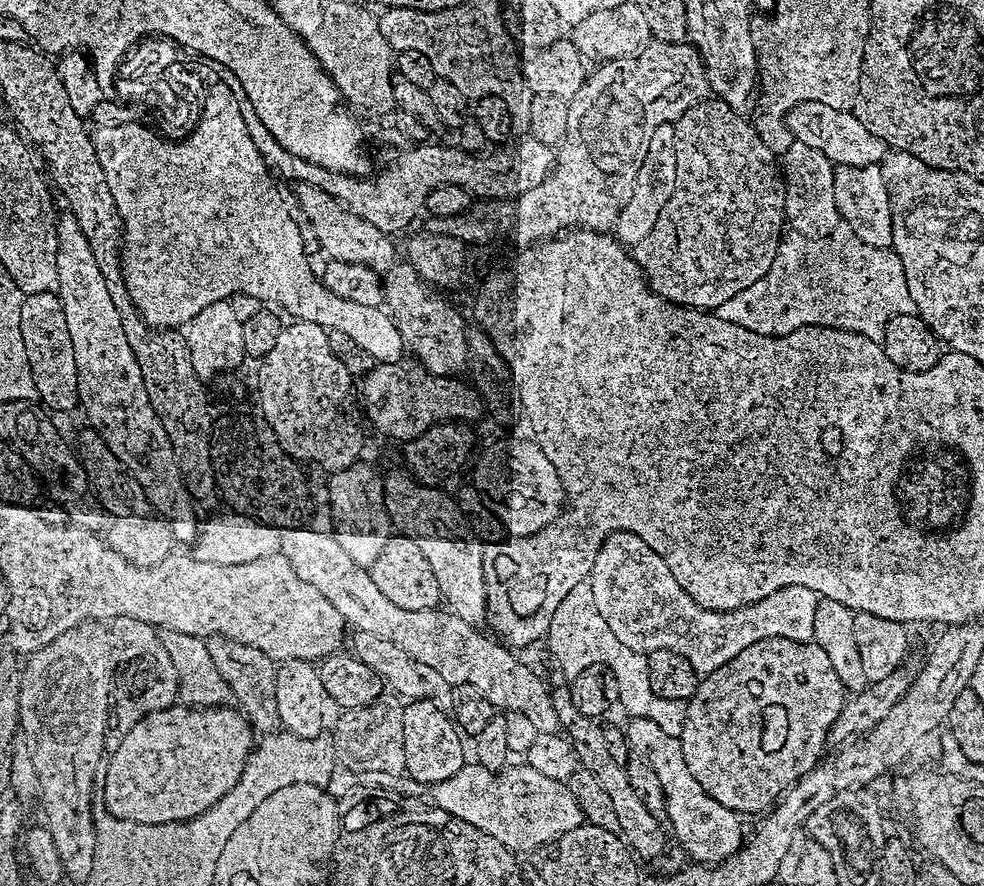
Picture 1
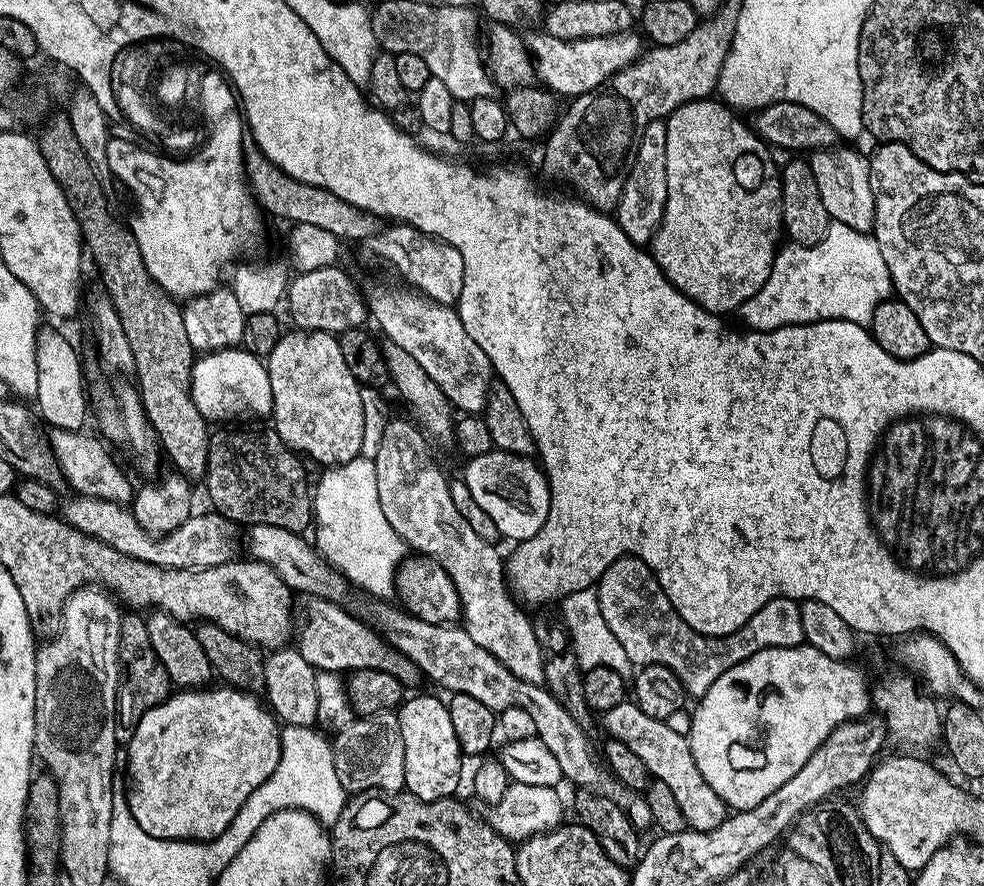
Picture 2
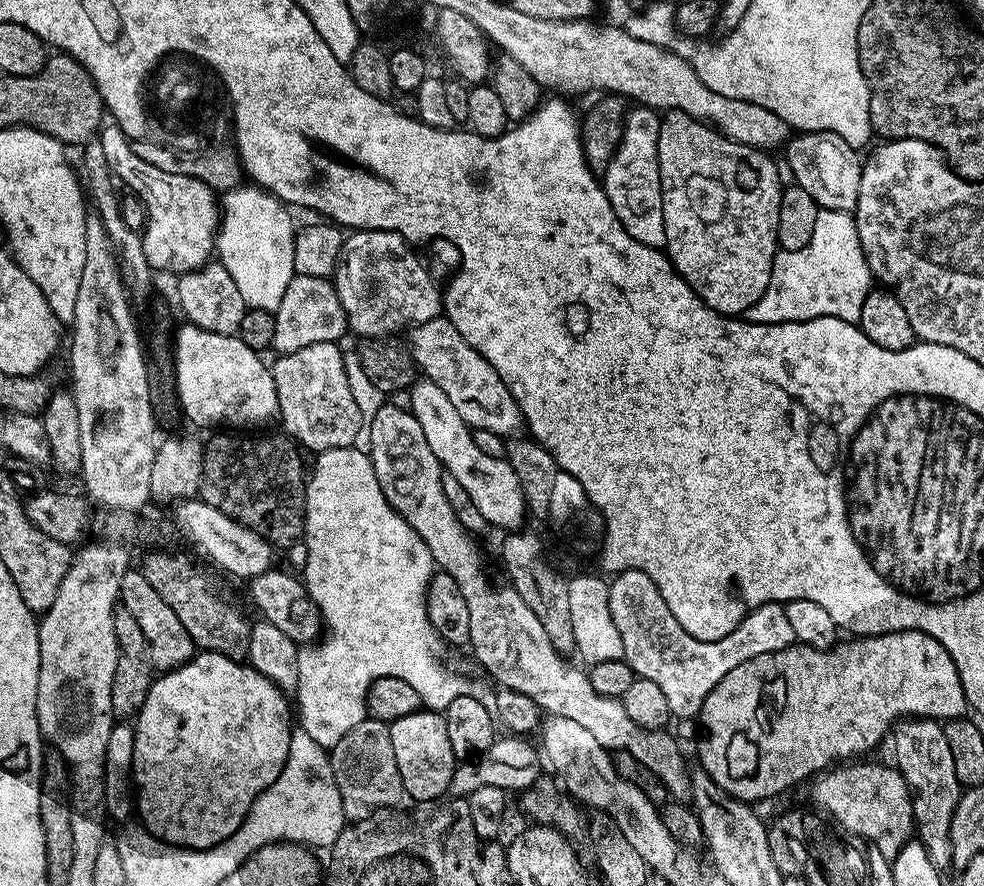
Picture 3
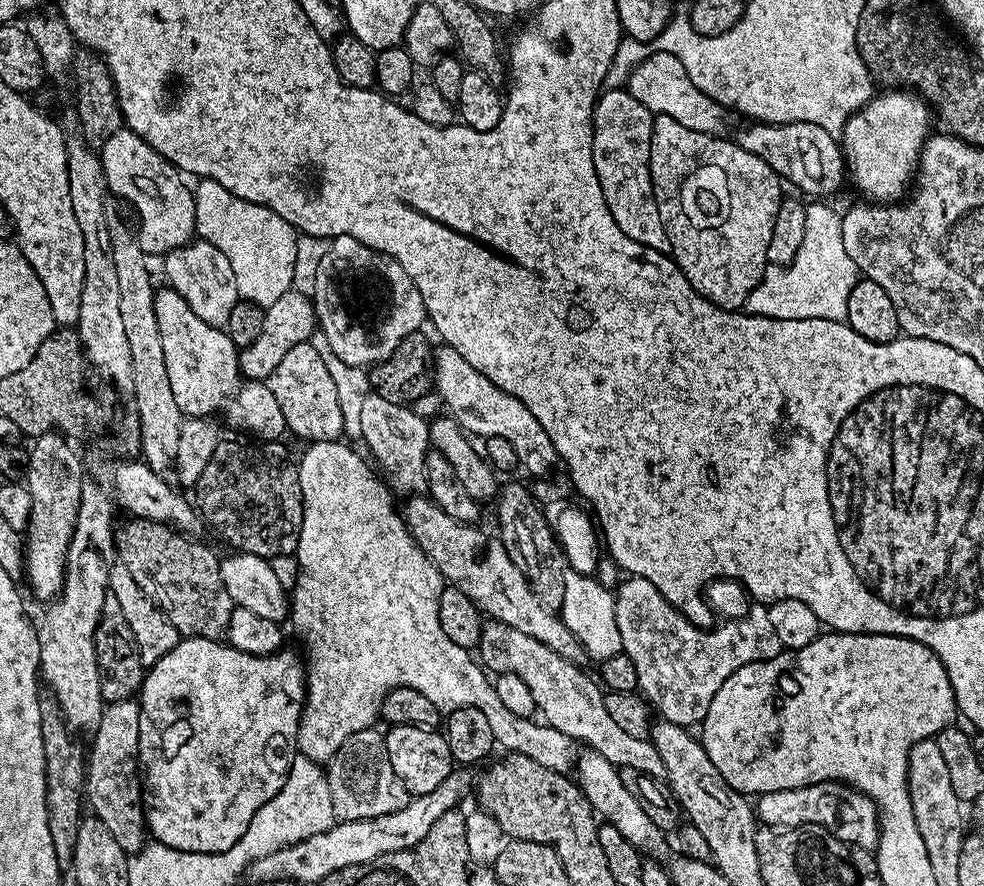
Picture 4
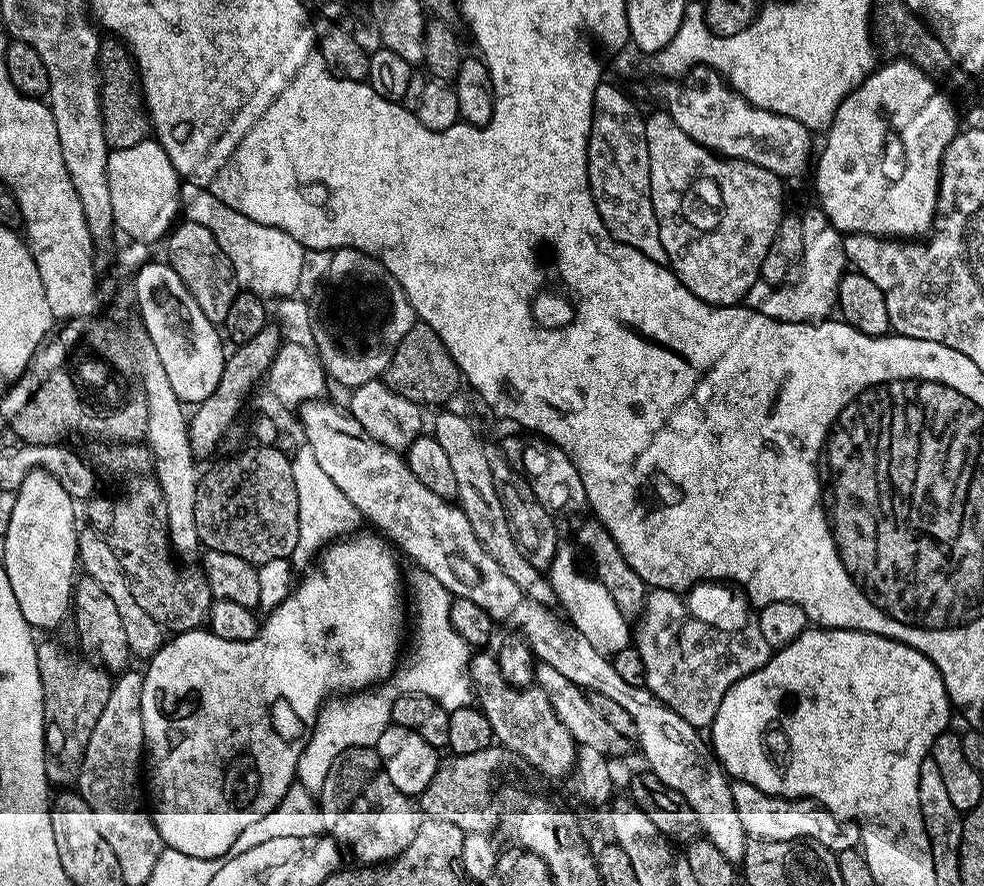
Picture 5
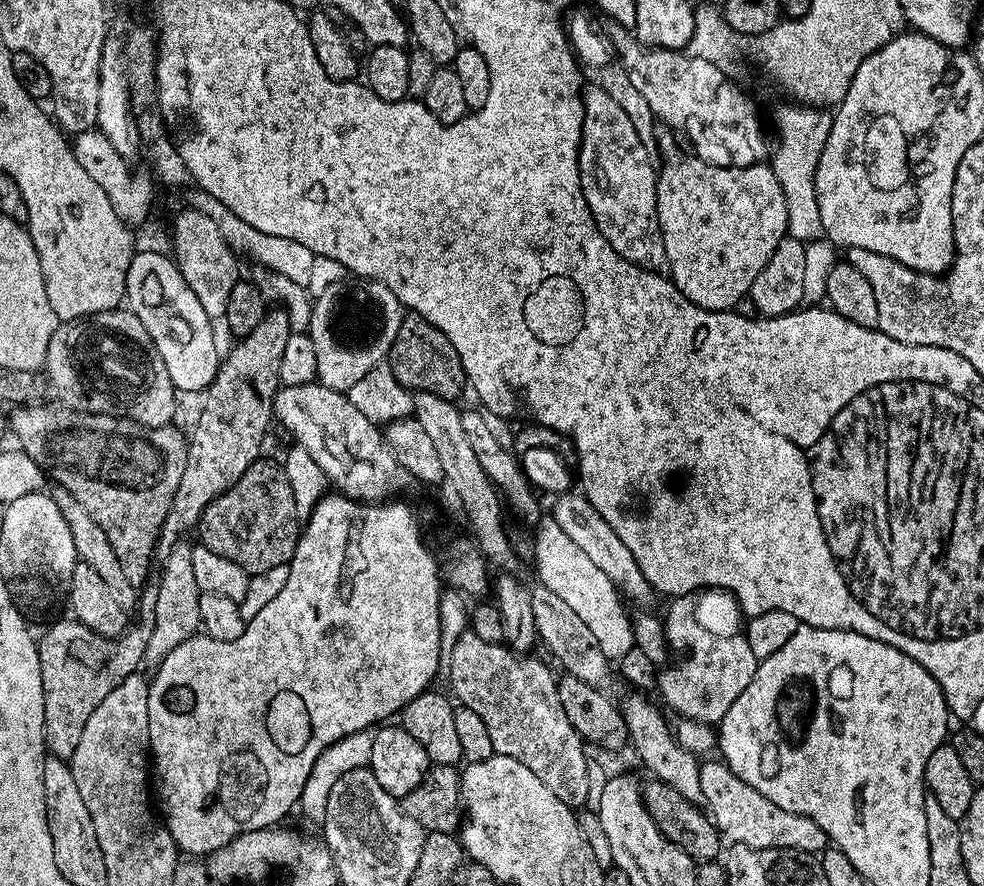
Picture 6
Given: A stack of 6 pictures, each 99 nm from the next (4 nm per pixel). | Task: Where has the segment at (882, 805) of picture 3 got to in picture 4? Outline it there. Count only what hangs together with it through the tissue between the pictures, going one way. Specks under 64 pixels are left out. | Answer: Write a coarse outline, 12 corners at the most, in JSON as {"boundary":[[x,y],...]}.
{"boundary":[[839,782],[765,792],[761,825],[817,824],[844,844],[875,849],[871,797]]}

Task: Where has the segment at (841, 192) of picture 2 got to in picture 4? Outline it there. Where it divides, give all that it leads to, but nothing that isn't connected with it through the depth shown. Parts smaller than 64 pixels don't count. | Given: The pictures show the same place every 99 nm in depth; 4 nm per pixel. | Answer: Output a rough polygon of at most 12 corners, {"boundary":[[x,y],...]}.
{"boundary":[[756,122],[735,135],[810,198],[842,186],[837,137],[816,123]]}

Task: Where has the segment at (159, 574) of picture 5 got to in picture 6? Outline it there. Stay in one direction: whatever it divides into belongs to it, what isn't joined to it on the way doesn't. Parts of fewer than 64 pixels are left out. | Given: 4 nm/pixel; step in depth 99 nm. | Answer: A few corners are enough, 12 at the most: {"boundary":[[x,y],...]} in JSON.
{"boundary":[[20,406],[10,432],[106,530],[133,586],[188,442],[110,412]]}

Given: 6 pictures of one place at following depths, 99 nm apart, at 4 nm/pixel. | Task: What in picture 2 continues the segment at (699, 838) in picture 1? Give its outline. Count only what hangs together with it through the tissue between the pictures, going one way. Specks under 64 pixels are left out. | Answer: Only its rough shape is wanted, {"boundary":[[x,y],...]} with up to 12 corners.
{"boundary":[[635,702],[603,713],[609,737],[670,786],[691,831],[726,818],[687,735]]}

